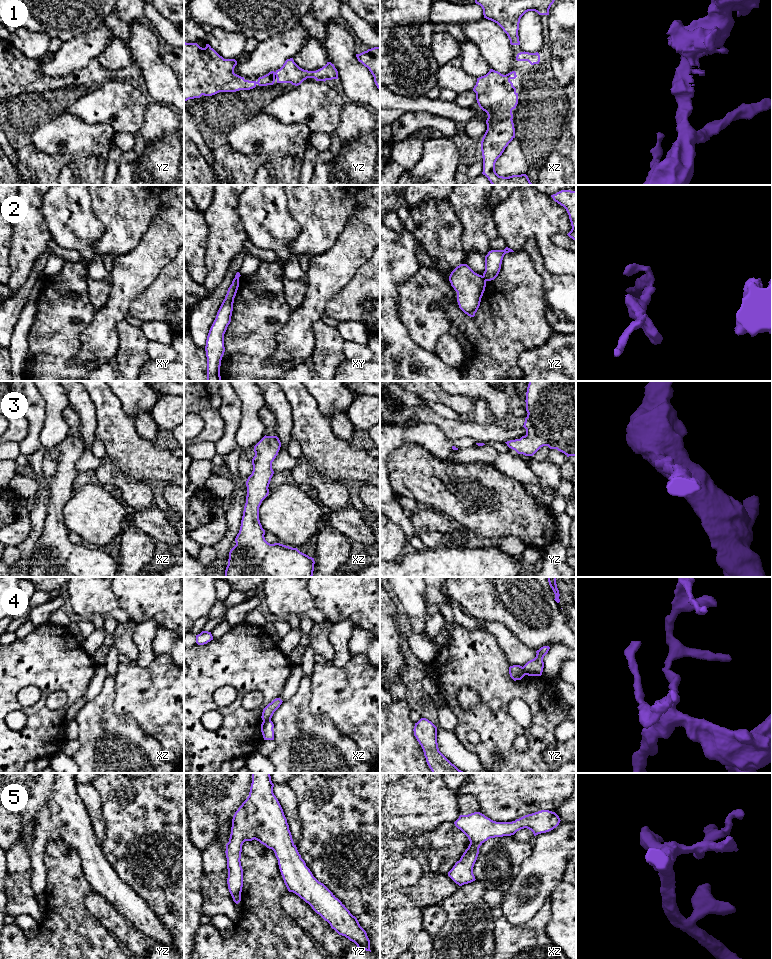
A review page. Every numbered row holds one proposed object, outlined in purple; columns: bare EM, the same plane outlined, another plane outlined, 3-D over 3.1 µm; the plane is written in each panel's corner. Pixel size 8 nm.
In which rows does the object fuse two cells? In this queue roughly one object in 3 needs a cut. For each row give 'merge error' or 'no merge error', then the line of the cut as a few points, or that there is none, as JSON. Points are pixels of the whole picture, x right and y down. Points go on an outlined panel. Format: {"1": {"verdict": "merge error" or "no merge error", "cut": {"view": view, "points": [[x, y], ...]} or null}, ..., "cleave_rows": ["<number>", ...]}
{"1": {"verdict": "no merge error", "cut": null}, "2": {"verdict": "merge error", "cut": {"view": "yz", "points": [[482, 276], [486, 280]]}}, "3": {"verdict": "no merge error", "cut": null}, "4": {"verdict": "merge error", "cut": {"view": "xz", "points": [[270, 719], [263, 721]]}}, "5": {"verdict": "no merge error", "cut": null}, "cleave_rows": ["2", "4"]}

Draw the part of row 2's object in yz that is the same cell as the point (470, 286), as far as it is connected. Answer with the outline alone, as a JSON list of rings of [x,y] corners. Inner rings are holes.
[[[460,264],[451,272],[449,281],[457,292],[459,308],[474,317],[485,291],[484,277],[475,273],[467,264]]]

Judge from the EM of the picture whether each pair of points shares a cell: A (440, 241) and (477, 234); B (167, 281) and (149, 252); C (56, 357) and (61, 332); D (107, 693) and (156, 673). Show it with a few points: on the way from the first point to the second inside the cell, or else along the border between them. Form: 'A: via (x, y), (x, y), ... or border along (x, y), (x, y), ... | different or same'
A: border along (455, 214), (462, 228), (462, 249), (466, 255) | different
B: border along (173, 258), (146, 289) | different
C: via (56, 351), (56, 338) | same
D: border along (113, 675), (115, 691), (113, 709), (117, 713) | different

